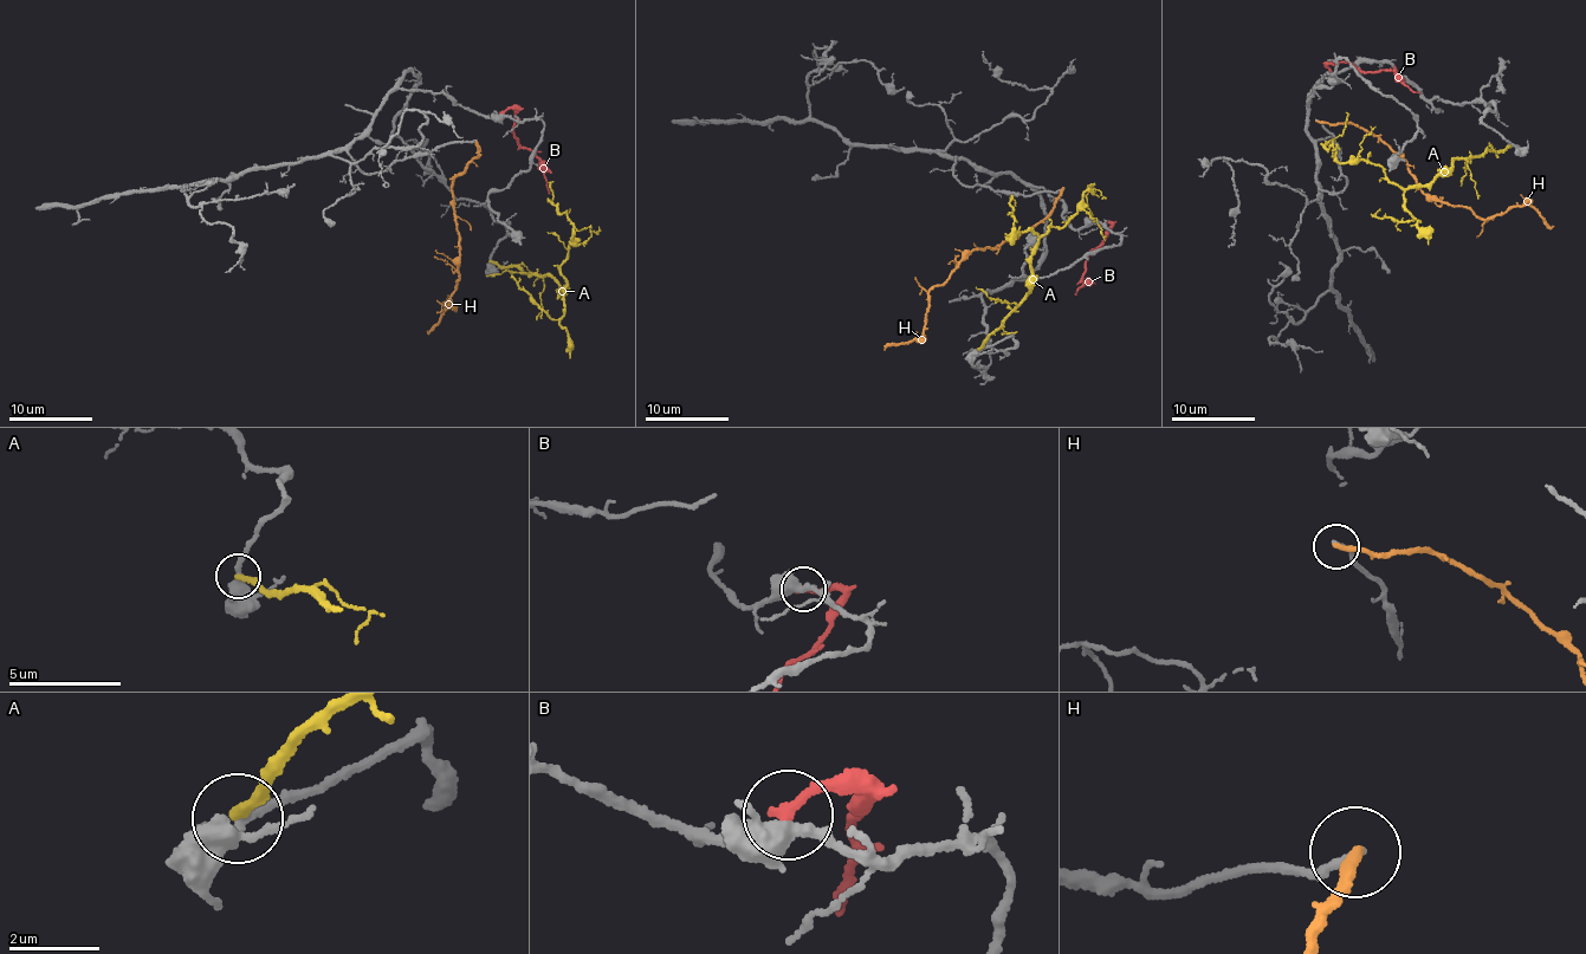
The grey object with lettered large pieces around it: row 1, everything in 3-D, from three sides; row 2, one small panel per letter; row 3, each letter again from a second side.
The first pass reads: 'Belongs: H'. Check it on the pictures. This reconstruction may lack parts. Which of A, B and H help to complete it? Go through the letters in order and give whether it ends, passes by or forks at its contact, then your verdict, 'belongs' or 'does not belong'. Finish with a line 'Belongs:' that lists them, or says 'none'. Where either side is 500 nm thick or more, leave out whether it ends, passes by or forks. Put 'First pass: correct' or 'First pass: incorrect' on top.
First pass: incorrect
A: it ends; does not belong
B: it ends; does not belong
H: it ends; does not belong
Belongs: none

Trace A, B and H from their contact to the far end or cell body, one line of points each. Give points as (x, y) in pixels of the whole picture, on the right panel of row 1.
A: (1512, 145), (1454, 160), (1423, 186), (1403, 188), (1378, 166), (1335, 158), (1326, 147), (1344, 132), (1345, 111)
B: (1331, 72), (1326, 66), (1334, 62), (1346, 62), (1364, 72), (1393, 69), (1396, 76), (1421, 93)
H: (1318, 121), (1373, 135), (1405, 161), (1419, 189), (1451, 205), (1483, 218), (1526, 202), (1552, 225)

